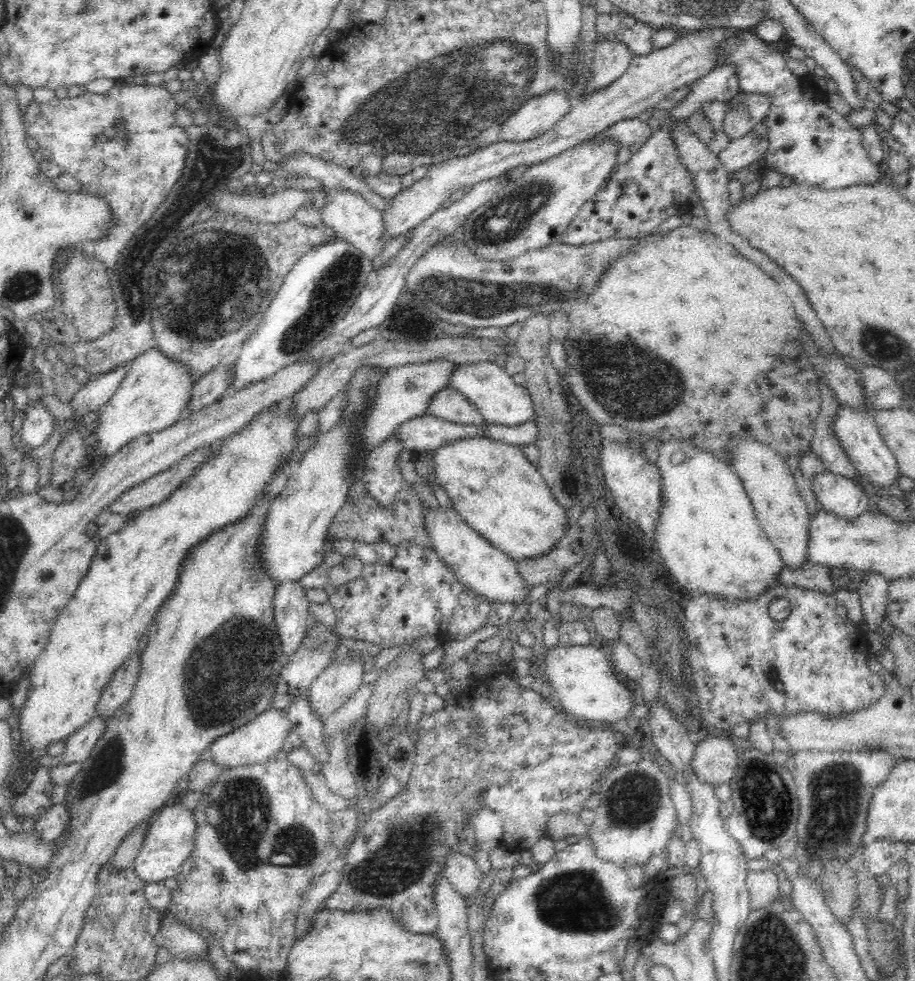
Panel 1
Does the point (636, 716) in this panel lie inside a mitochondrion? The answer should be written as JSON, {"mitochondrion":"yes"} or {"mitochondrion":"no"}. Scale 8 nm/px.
{"mitochondrion":"no"}

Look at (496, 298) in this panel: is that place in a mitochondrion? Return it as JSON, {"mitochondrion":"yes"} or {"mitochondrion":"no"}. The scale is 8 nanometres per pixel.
{"mitochondrion":"yes"}

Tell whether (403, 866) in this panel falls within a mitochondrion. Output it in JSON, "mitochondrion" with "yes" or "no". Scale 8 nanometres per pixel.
{"mitochondrion":"yes"}

